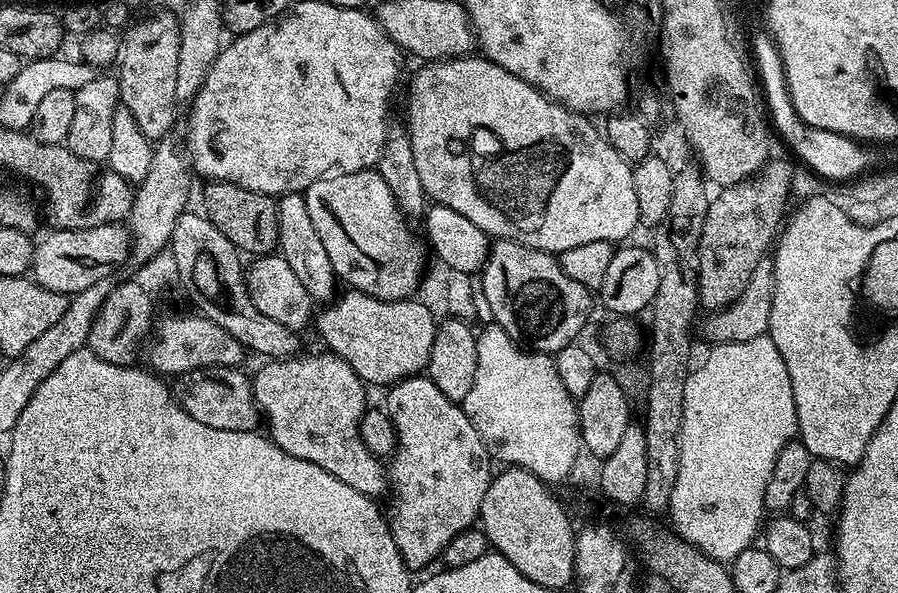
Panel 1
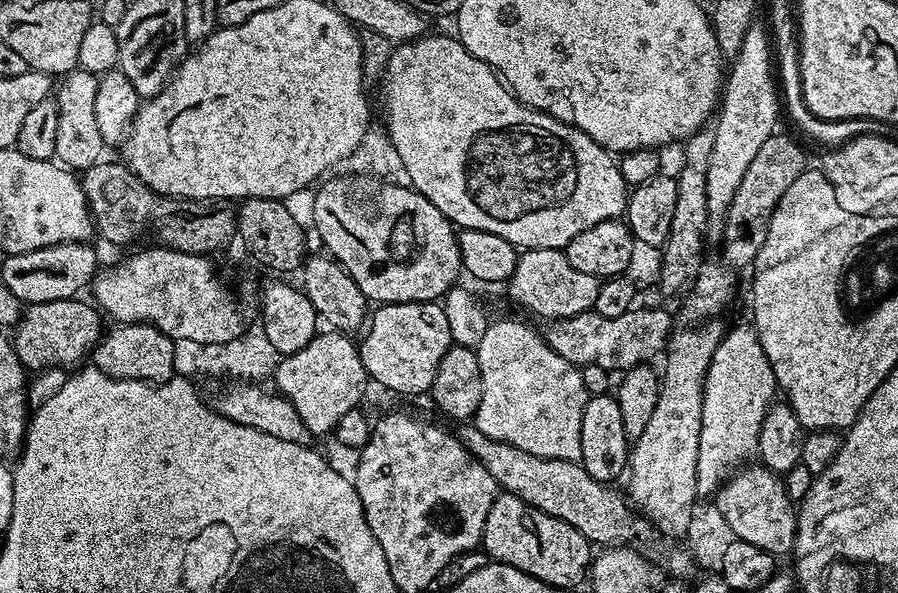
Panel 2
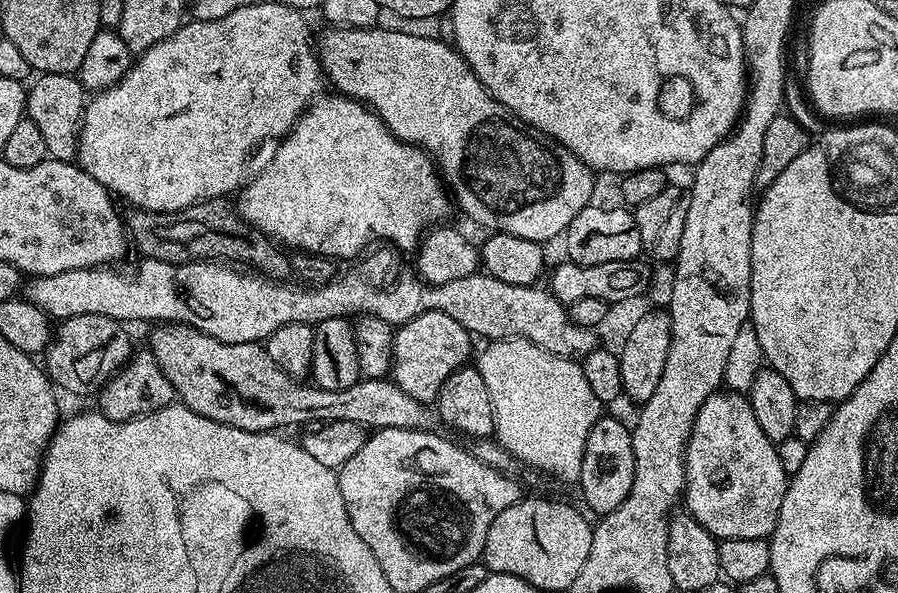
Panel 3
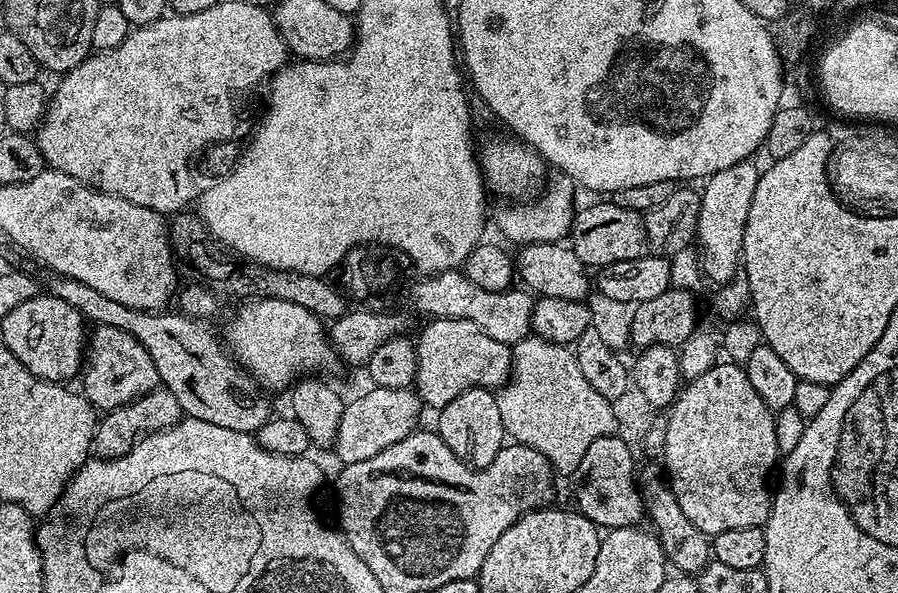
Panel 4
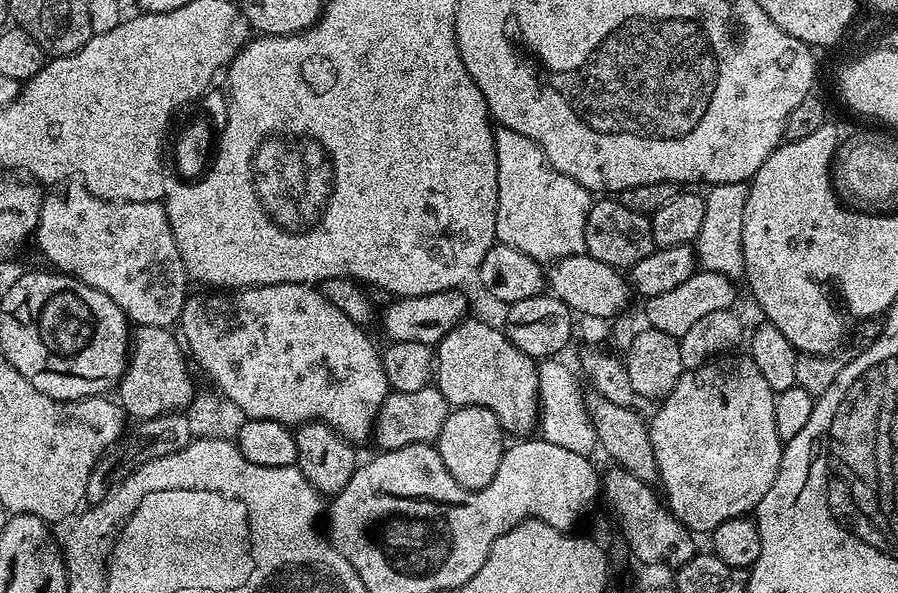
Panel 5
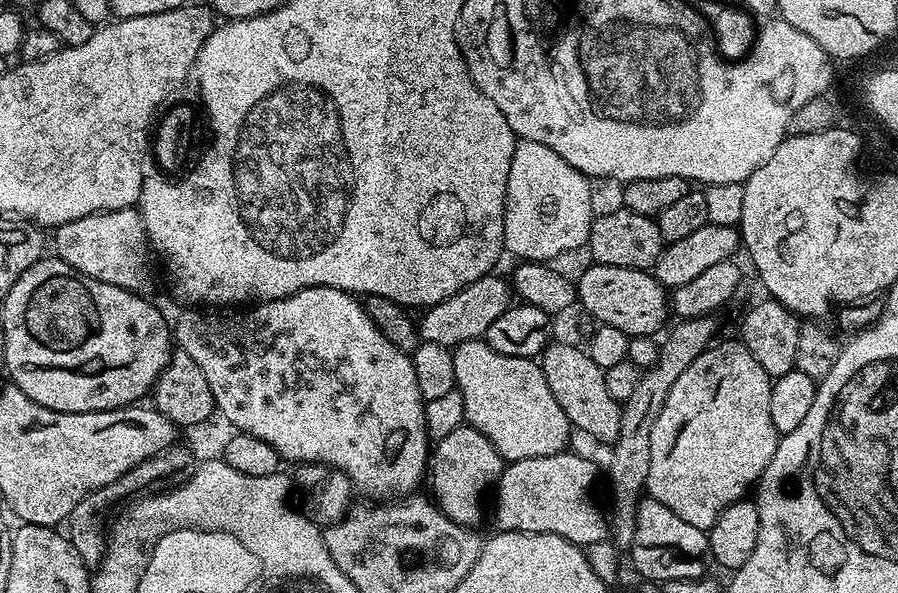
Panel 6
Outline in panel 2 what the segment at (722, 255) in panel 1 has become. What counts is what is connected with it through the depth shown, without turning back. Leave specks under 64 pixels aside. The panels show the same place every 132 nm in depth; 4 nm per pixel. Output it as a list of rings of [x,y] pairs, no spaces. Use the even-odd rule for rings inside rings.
[[[773,134],[762,142],[754,162],[750,162],[734,202],[730,202],[728,212],[724,216],[724,257],[723,263],[733,270],[747,269],[755,261],[758,250],[762,250],[762,242],[766,242],[766,230],[770,230],[770,218],[782,202],[782,194],[790,190],[790,185],[806,170],[804,164],[804,148],[792,136]]]

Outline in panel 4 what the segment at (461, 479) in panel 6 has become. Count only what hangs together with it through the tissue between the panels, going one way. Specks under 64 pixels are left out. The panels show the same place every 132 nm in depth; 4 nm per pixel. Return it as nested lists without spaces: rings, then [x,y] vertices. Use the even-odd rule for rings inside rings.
[[[471,388],[454,402],[450,402],[444,408],[439,409],[434,425],[435,431],[454,450],[454,454],[464,464],[472,468],[485,468],[498,458],[500,449],[506,443],[506,433],[502,426],[502,414],[498,414],[498,402],[496,401],[496,392],[487,388]]]

